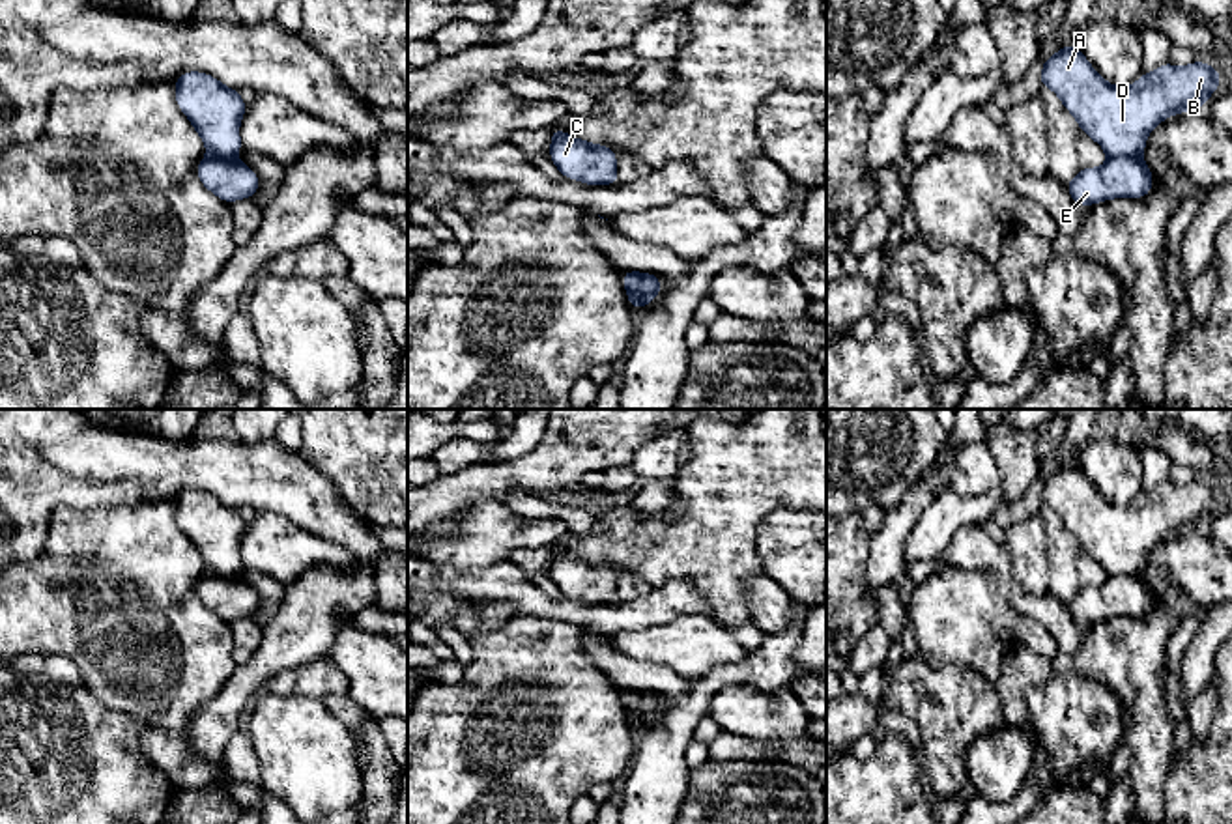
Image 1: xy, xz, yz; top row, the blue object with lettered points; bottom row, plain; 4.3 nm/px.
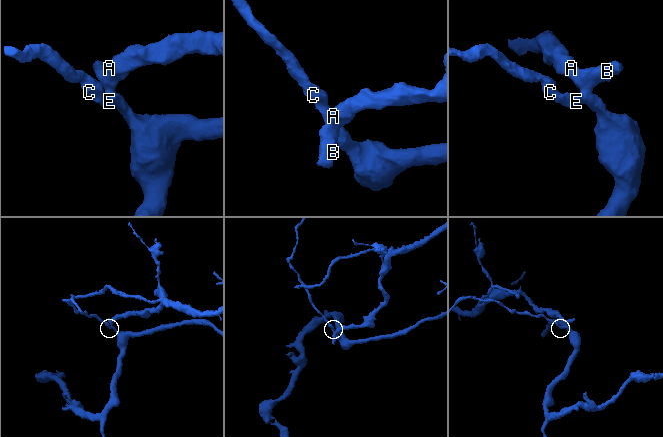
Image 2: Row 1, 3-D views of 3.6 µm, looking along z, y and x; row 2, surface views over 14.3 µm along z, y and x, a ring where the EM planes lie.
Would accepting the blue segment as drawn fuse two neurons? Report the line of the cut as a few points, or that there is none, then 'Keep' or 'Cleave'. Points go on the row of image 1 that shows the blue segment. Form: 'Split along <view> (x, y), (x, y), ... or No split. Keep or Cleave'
Split along yz (1141, 156), (1109, 157). Cleave

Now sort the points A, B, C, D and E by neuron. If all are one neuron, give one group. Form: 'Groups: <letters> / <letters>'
Groups: A B D / C E

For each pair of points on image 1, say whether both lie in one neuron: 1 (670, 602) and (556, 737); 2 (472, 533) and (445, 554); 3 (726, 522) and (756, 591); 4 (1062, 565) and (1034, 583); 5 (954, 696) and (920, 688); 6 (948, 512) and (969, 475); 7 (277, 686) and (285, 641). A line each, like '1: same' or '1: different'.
1: different
2: same
3: different
4: different
5: same
6: different
7: different

